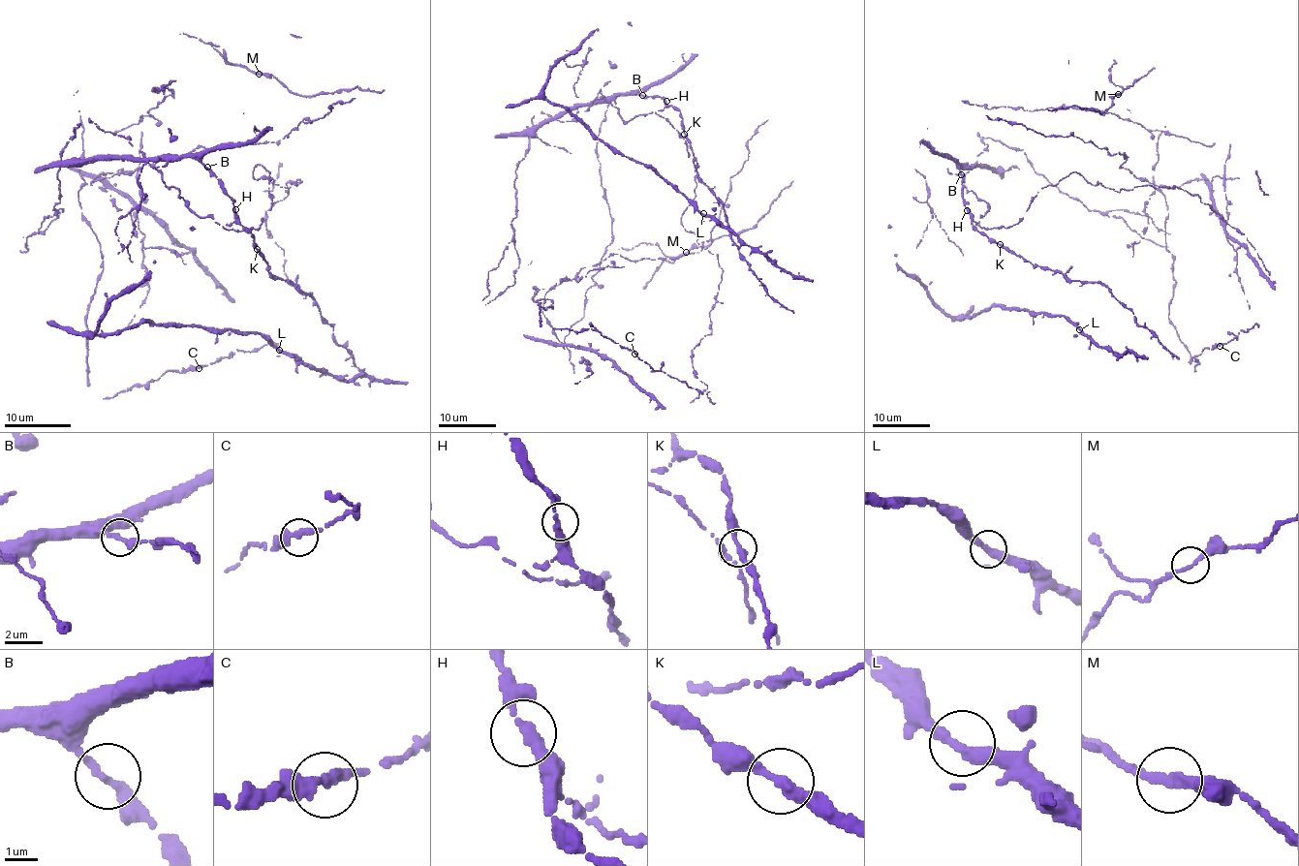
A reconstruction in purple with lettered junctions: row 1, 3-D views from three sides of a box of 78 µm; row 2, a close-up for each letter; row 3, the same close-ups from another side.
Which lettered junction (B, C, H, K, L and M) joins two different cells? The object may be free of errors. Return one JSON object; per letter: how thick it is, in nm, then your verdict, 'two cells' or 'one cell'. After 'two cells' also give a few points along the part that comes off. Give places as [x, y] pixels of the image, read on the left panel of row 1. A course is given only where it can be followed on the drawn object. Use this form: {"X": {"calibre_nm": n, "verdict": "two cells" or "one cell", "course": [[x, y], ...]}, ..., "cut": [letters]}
{"B": {"calibre_nm": 280, "verdict": "one cell"}, "C": {"calibre_nm": 300, "verdict": "one cell"}, "H": {"calibre_nm": 300, "verdict": "one cell"}, "K": {"calibre_nm": 300, "verdict": "one cell"}, "L": {"calibre_nm": 340, "verdict": "one cell"}, "M": {"calibre_nm": 280, "verdict": "one cell"}, "cut": []}

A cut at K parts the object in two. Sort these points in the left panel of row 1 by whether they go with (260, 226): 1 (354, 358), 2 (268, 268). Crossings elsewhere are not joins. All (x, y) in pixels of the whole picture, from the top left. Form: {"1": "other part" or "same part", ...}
{"1": "other part", "2": "other part"}

